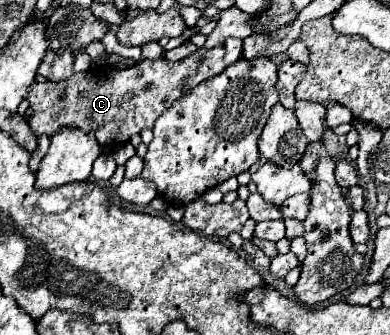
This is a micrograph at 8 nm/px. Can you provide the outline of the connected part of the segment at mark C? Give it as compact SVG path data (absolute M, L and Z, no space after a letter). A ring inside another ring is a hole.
M220 43L214 49L196 49L178 63L160 59L142 61L128 69L92 67L84 73L74 73L64 81L34 83L26 97L32 107L28 125L36 137L52 137L64 127L74 127L86 133L94 131L96 141L104 149L124 145L144 127L152 127L168 107L172 107L180 97L188 95L198 83L218 75L226 67L222 57L224 49Z

